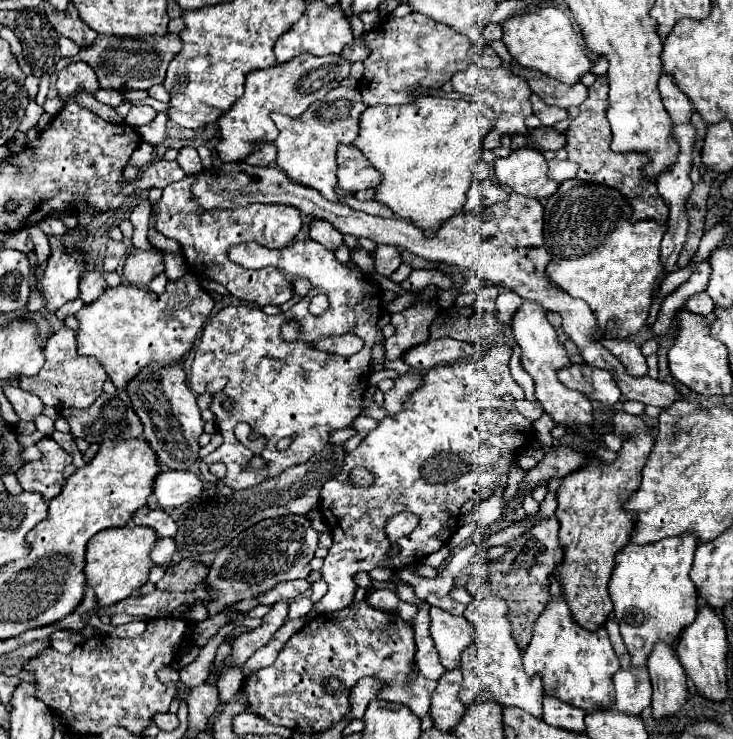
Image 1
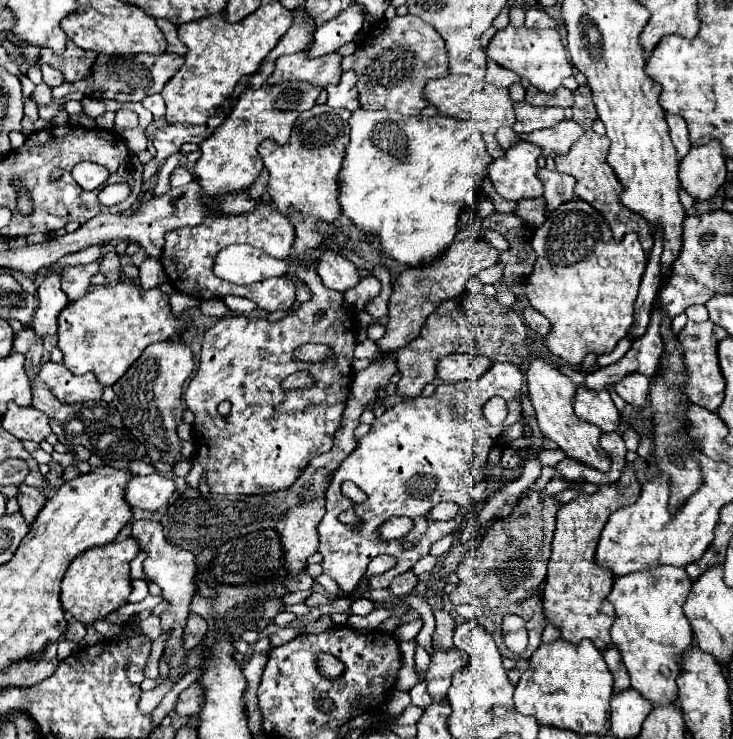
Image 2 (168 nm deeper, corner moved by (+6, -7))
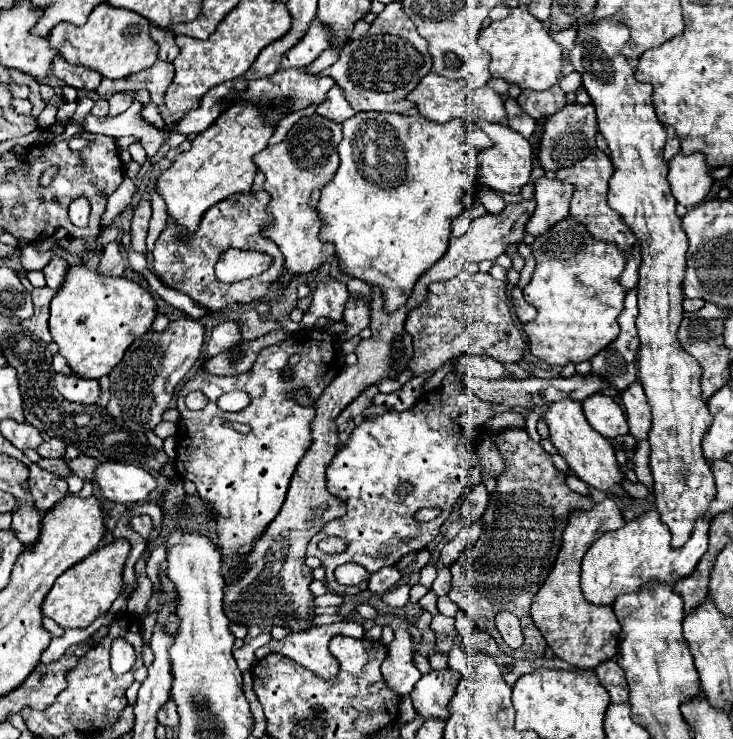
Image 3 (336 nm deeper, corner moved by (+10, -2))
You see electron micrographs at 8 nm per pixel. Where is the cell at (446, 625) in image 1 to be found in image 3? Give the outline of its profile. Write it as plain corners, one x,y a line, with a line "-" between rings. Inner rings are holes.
446,668
442,672
430,670
424,674
410,694
416,712
424,718
448,718
450,714
446,706
454,694
458,678
458,672
452,668

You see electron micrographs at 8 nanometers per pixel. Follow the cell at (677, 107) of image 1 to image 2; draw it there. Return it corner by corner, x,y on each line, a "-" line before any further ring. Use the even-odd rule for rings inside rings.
666,115
666,121
668,121
668,127
670,127
670,137
672,137
672,143
676,147
676,153
678,153
678,159
682,159
688,151
690,151
690,139
688,139
688,129
686,129
686,121
678,115

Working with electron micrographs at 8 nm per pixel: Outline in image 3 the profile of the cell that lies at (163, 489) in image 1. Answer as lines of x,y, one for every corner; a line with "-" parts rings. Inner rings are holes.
106,462
96,466
94,474
100,486
100,494
106,500
120,502
126,506
146,500
158,486
156,478
148,470
132,464

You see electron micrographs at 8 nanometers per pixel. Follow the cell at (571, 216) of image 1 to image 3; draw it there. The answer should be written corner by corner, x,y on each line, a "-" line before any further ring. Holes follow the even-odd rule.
572,216
538,236
532,242
532,252
536,270
524,288
524,300
538,310
536,320
524,326
532,354
558,366
590,360
618,338
616,318
626,296
618,278
626,268
628,252
622,252
612,242
594,240

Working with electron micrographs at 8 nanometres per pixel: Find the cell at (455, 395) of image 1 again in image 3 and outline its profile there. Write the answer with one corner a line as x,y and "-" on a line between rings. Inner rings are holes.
456,382
450,386
444,384
444,386
436,388
434,392
424,394
424,400
418,400
414,404
414,408
408,408
404,412
388,410
384,414
370,416
360,426
356,426
348,444
336,452
334,460
326,468
328,492
346,502
346,514
340,516
338,520
332,520
330,524
326,524
326,528
322,528
322,532
318,532
308,544
308,556
318,556
322,560
330,590
344,596
344,594
358,594
368,588
368,582
362,582
358,586
338,584
334,578
336,566
346,564
346,562
356,562
356,564
364,566
368,572
376,572
384,566
398,564
398,560
408,552
422,550
426,544
430,544
440,534
440,526
452,514
456,500
462,496
462,492
468,486
468,458
480,438
480,430
482,430
484,422
494,416
496,416
496,412
494,412
492,402
480,400
462,382
-
396,488
398,488
398,492
396,492
-
426,506
440,506
442,514
428,524
420,524
414,520
414,512
420,508
426,508
-
326,536
344,538
346,550
340,554
322,552
318,548
318,542
-
404,538
412,538
412,540
408,544
404,544

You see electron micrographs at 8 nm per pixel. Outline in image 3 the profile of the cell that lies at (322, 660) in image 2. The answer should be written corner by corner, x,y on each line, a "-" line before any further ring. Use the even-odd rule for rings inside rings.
342,620
342,622
334,622
334,624
328,624
328,626
316,626
308,628
304,632
293,632
282,640
272,639
270,644
262,646
256,650
256,658
262,660
266,654
270,652
276,652
282,654
297,663
312,670
314,674
318,674
320,678
326,678
326,680
332,680
336,674
338,674
340,664
334,656
330,656
330,650
328,650
328,642
332,636
336,634
344,634
344,636
356,636
356,638
362,638
364,636
364,628
360,622
354,622
354,620

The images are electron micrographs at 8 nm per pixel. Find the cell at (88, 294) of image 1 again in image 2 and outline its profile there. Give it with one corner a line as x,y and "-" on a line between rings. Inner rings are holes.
98,261
88,265
76,265
76,267
64,267
60,271
62,277
62,291
68,295
70,301
80,299
86,289
90,287
90,277
98,273

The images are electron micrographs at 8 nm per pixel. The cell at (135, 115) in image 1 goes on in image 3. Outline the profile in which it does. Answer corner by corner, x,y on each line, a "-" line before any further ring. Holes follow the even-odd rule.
122,92
122,94
110,96
108,102
110,102
110,116
118,116
118,114
122,114
124,110
130,108
130,104
134,102
134,98
132,98
132,94
124,94
124,92

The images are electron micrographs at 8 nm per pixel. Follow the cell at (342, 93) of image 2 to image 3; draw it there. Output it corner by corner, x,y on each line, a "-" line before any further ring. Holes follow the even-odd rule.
334,86
334,88
326,94
326,104
320,104
316,112
318,112
320,116
326,116
326,118
334,120
334,122
344,122
346,118
350,118
350,116
356,114
348,104
350,104
350,102
346,100
342,88
336,88
336,86

